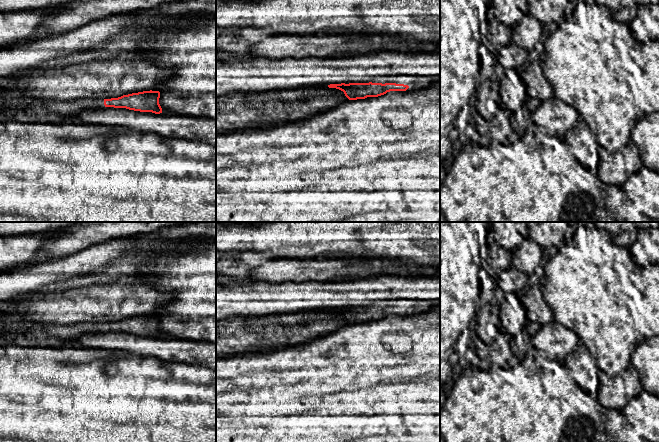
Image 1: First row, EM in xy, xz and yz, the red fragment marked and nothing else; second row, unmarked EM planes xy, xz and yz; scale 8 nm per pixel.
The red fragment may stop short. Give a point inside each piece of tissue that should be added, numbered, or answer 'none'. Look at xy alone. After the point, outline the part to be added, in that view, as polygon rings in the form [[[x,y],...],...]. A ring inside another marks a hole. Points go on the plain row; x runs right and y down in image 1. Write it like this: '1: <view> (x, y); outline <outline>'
1: xy (33, 335); outline [[[78,322],[74,324],[16,324],[0,333],[0,341],[18,346],[45,347],[77,339],[81,335],[108,332],[104,323]]]

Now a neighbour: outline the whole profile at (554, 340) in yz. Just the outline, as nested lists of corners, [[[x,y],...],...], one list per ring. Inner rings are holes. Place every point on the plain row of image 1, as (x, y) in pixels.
[[[554,320],[541,326],[532,337],[527,337],[527,342],[548,358],[557,360],[559,363],[565,363],[566,357],[581,343],[574,331]]]

